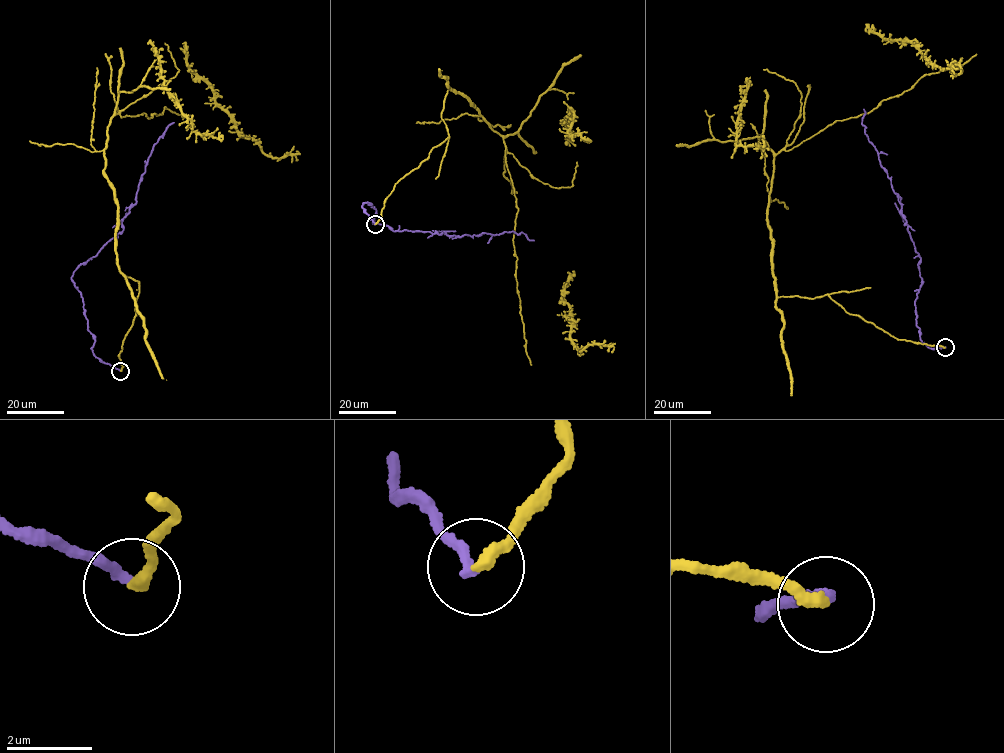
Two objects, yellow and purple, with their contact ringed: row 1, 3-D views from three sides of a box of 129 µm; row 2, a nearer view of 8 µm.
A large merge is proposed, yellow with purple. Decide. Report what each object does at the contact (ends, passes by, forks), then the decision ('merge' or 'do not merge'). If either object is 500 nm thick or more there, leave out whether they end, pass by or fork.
yellow ends there; purple ends there; do not merge

